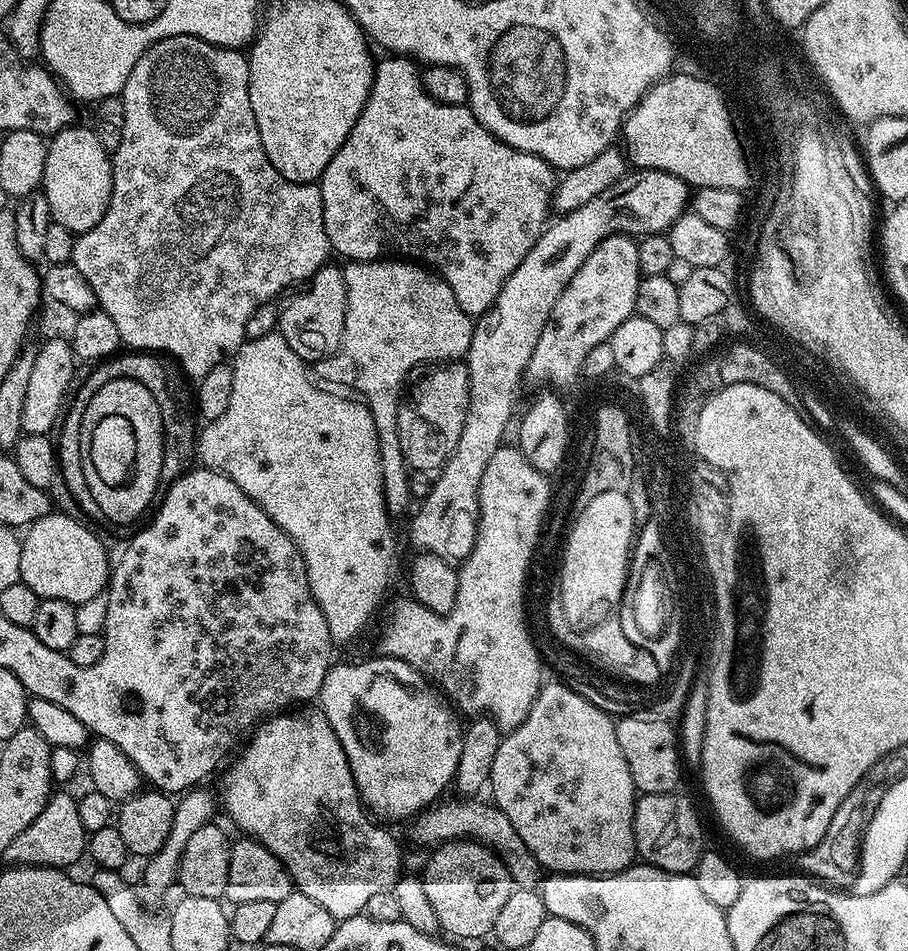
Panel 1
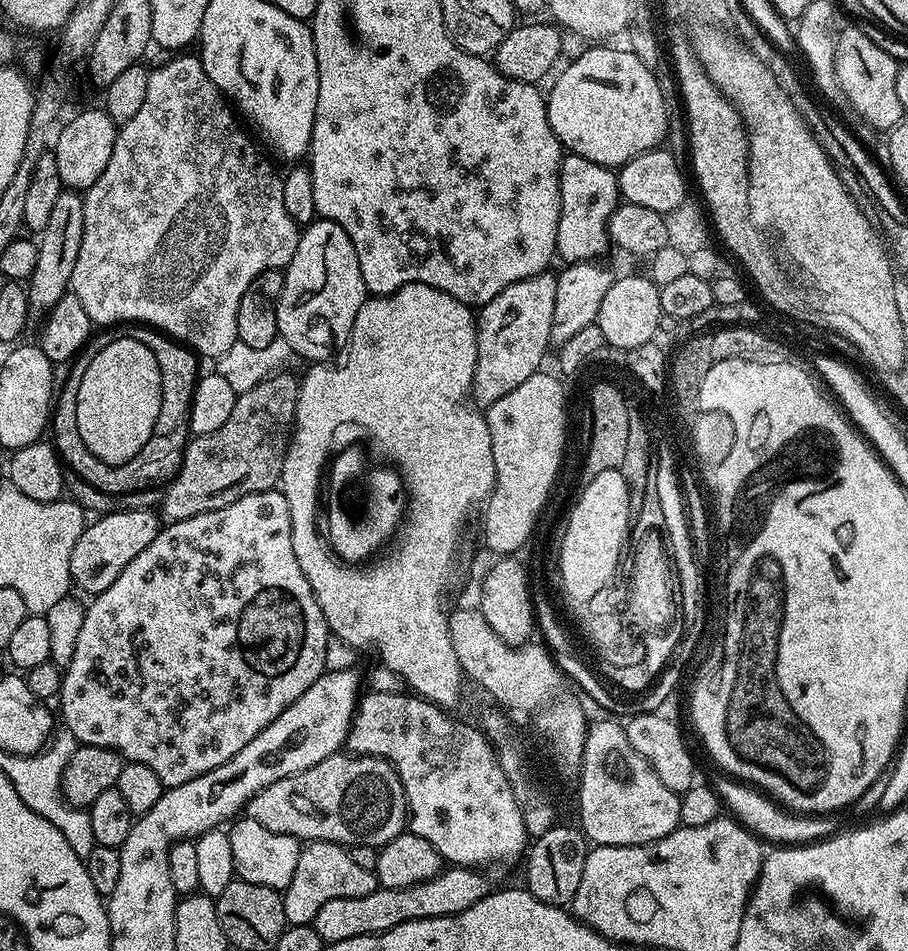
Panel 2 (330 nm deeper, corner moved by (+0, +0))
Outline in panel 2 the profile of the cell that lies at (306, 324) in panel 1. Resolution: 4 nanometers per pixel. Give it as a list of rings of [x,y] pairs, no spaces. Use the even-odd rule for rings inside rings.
[[[315,219],[311,224],[307,225],[300,233],[300,241],[298,242],[298,250],[294,250],[294,258],[289,262],[288,267],[283,269],[284,273],[284,289],[280,295],[278,302],[278,336],[292,347],[293,353],[297,357],[305,356],[308,362],[328,362],[333,359],[332,351],[336,348],[336,343],[340,346],[347,345],[354,326],[354,318],[358,318],[358,310],[364,304],[366,293],[364,291],[364,283],[362,282],[362,270],[358,270],[358,254],[354,254],[354,242],[350,242],[350,234],[346,234],[346,230],[342,230],[342,226],[338,226],[338,222],[330,222],[329,220]]]

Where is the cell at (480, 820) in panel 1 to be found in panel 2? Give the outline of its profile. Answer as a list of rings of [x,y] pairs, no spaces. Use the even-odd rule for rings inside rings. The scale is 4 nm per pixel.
[[[337,754],[318,762],[318,766],[310,766],[310,770],[278,778],[278,782],[270,782],[270,786],[258,790],[258,794],[250,798],[246,816],[247,819],[258,822],[258,826],[274,830],[274,834],[295,836],[301,842],[325,840],[331,844],[343,844],[348,848],[370,846],[379,850],[386,842],[405,831],[408,823],[408,799],[389,760],[382,756]]]

